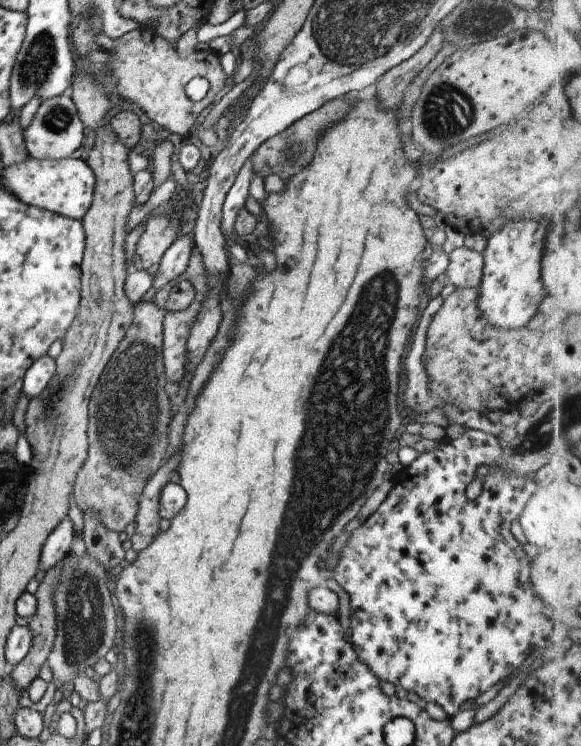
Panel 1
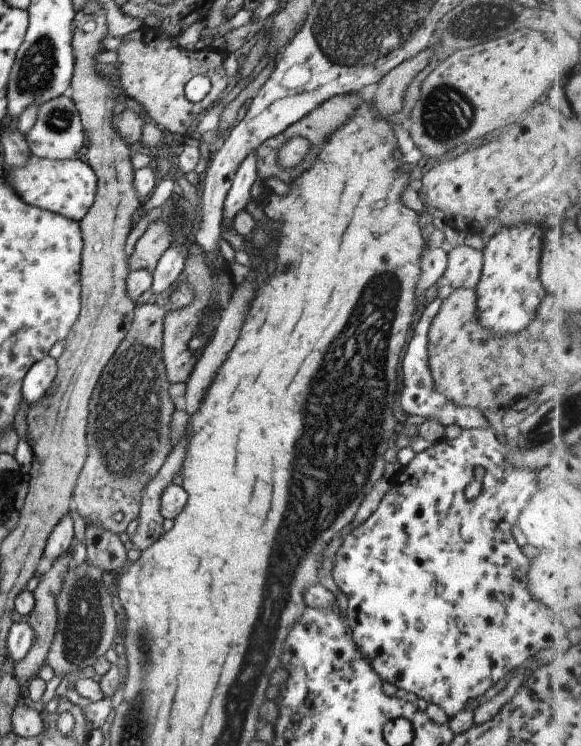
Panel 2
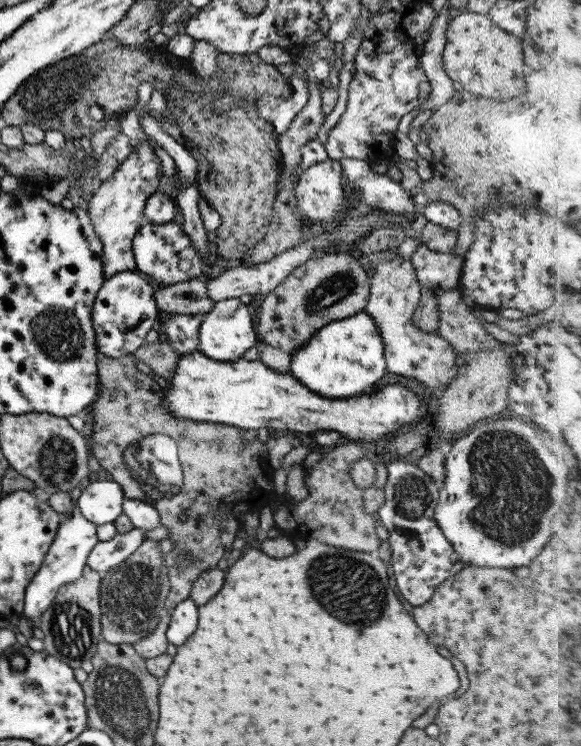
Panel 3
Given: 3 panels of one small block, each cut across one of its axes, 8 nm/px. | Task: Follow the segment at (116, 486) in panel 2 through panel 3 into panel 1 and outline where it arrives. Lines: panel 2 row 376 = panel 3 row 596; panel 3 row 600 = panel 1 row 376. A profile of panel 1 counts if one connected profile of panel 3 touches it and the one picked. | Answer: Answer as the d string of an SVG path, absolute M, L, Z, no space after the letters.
M154 300L140 301L134 306L132 324L94 387L89 402L87 426L89 447L73 488L76 504L80 510L83 513L96 513L103 525L116 534L124 531L126 526L133 522L146 482L162 466L162 458L168 447L168 426L172 421L169 409L170 397L164 390L164 385L167 383L163 363L164 310Z

